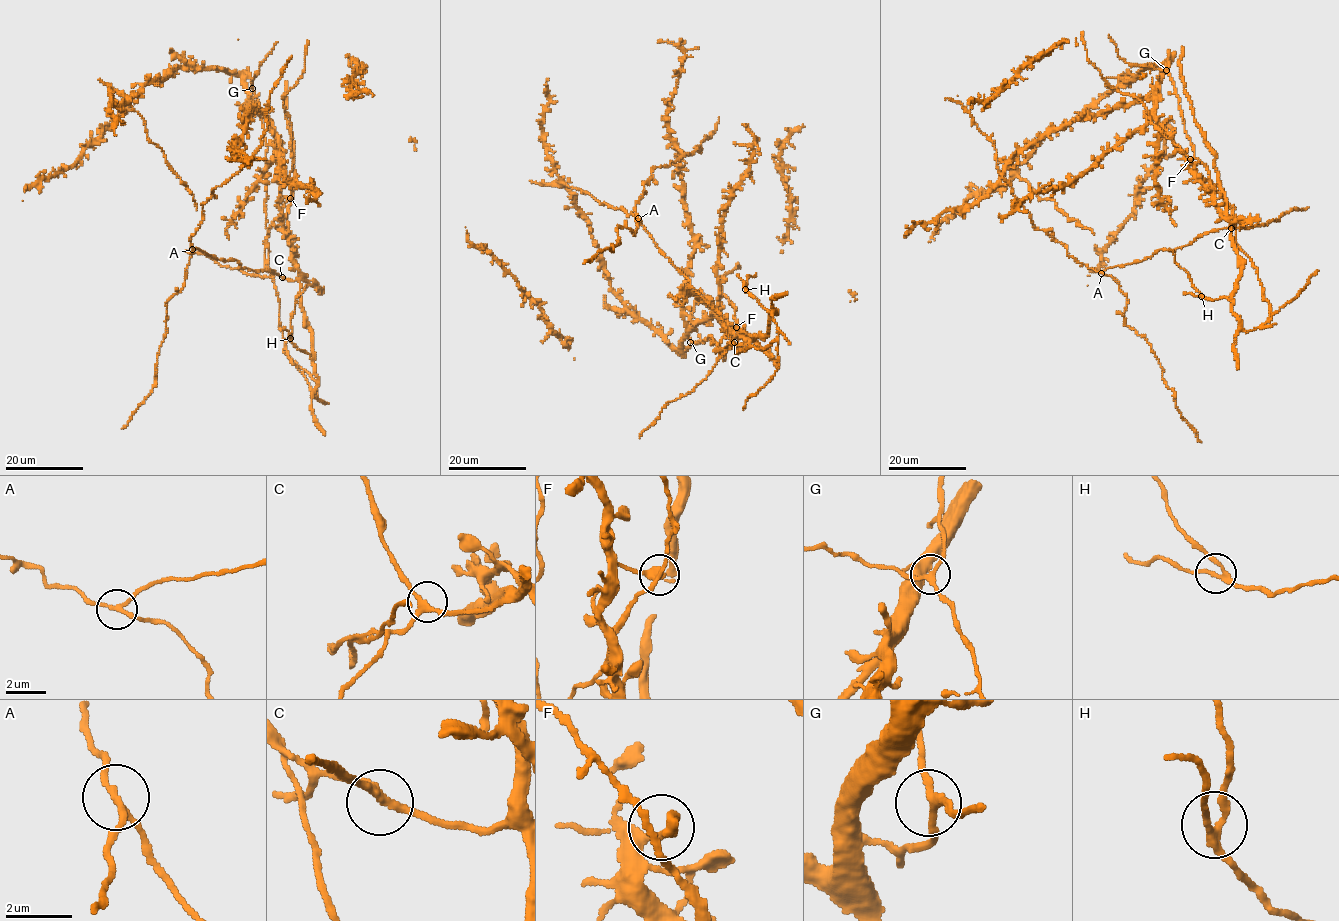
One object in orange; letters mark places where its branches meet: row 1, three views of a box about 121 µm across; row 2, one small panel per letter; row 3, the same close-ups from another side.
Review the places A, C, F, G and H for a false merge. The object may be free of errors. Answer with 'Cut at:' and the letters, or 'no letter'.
Cut at: A

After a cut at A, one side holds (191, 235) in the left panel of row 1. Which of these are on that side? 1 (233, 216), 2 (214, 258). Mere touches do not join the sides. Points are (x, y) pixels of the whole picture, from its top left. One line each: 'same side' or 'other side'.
1: other side
2: other side

